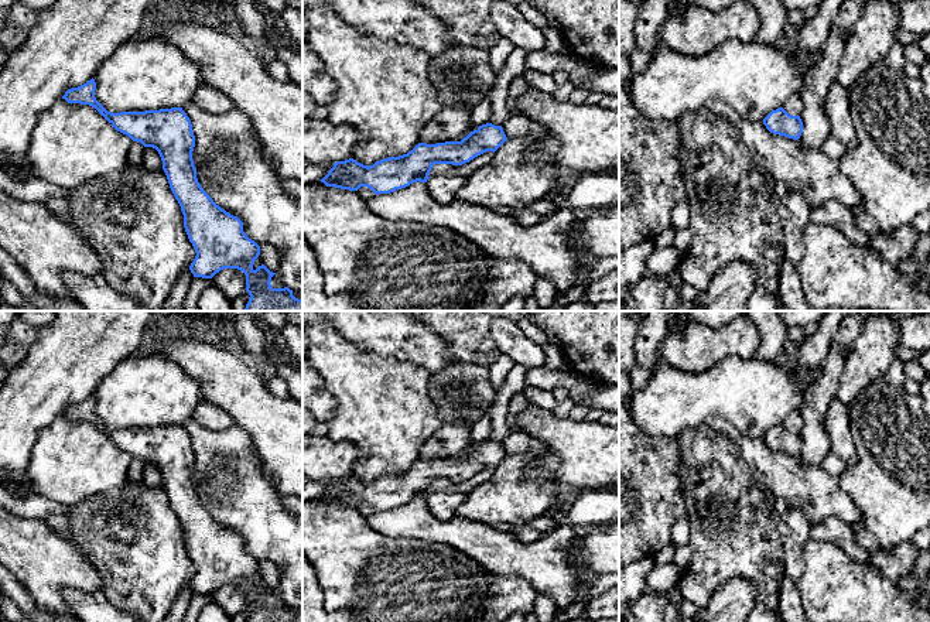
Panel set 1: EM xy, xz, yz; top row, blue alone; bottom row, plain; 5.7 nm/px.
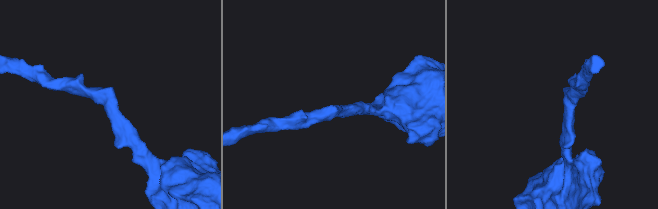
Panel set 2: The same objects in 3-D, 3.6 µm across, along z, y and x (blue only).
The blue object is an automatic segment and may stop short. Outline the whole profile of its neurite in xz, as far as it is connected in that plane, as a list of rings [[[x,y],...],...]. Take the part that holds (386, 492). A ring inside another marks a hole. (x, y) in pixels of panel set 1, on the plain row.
[[[486,440],[461,458],[418,459],[407,471],[383,475],[369,483],[353,475],[336,478],[319,498],[341,506],[367,503],[376,512],[390,510],[417,498],[427,499],[434,481],[462,482],[486,468],[495,469],[506,457],[502,442]]]

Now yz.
[[[783,424],[772,427],[763,435],[763,441],[770,450],[793,457],[799,457],[803,450],[803,438],[800,433],[791,433]]]

